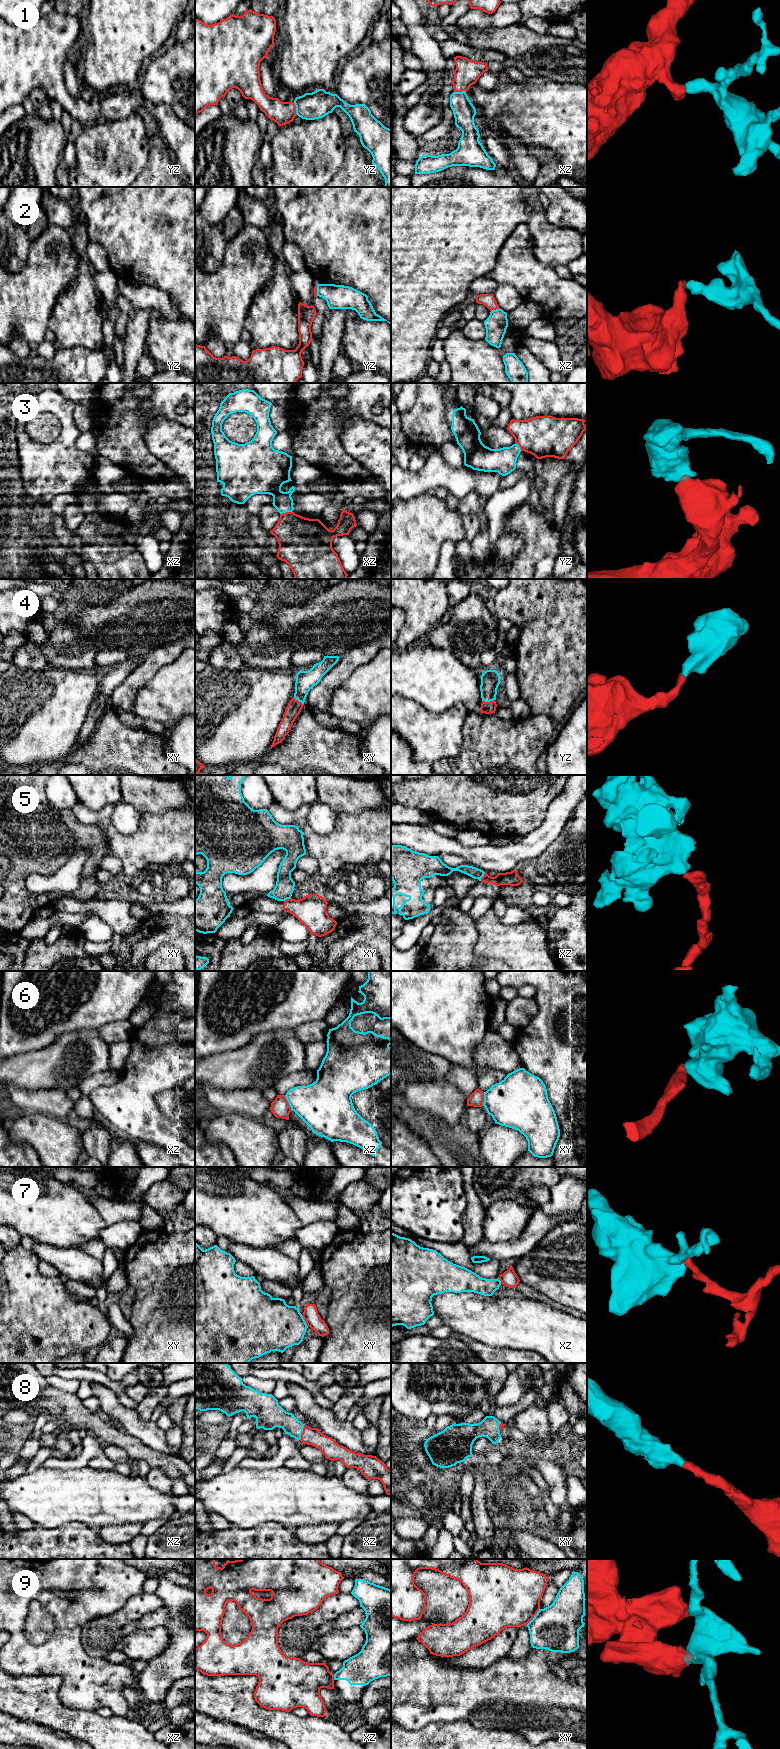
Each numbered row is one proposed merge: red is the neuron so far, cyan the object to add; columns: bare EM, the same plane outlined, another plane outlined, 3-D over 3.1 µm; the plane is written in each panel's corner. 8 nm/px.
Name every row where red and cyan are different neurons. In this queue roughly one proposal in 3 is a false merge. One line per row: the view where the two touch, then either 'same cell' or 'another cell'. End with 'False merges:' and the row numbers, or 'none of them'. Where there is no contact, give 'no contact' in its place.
1: yz | same cell
2: xz | same cell
3: xz | another cell
4: yz | same cell
5: xz | another cell
6: xz | another cell
7: xy | another cell
8: xz | same cell
9: xy | another cell
False merges: 3, 5, 6, 7, 9

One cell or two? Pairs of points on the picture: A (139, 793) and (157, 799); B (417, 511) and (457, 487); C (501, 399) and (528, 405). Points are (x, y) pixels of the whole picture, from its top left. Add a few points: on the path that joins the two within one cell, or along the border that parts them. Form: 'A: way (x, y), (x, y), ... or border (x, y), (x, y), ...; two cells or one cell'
A: way (143, 793), (153, 795); one cell
B: border (432, 491), (426, 491), (409, 498); two cells
C: border (510, 393), (508, 406); two cells

